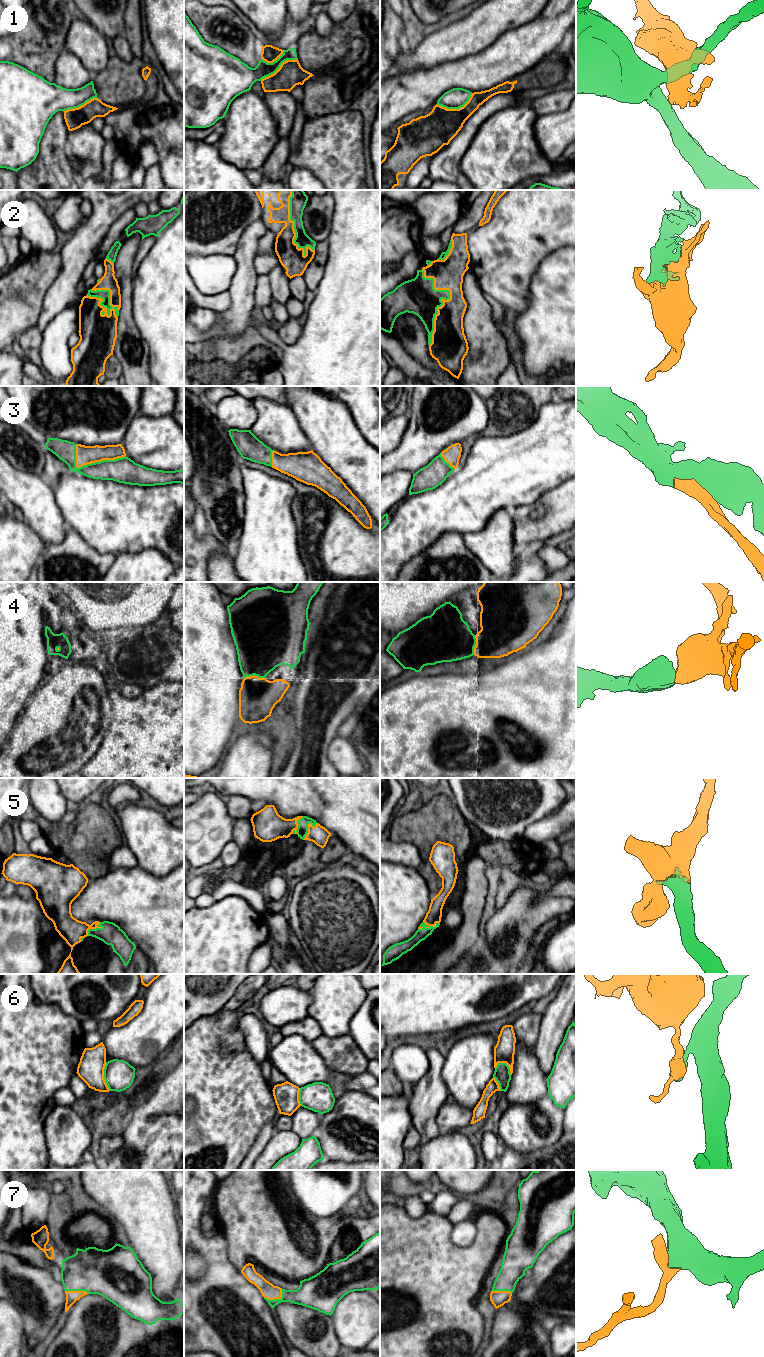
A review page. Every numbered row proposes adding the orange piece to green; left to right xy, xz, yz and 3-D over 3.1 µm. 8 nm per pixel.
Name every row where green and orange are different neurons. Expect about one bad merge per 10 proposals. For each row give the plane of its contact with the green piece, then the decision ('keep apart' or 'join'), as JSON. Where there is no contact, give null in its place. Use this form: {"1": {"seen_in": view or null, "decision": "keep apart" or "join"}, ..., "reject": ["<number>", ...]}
{"1": {"seen_in": "yz", "decision": "keep apart"}, "2": {"seen_in": "yz", "decision": "join"}, "3": {"seen_in": "xy", "decision": "join"}, "4": {"seen_in": "xz", "decision": "join"}, "5": {"seen_in": "yz", "decision": "join"}, "6": {"seen_in": "xy", "decision": "keep apart"}, "7": {"seen_in": "xz", "decision": "join"}, "reject": ["1", "6"]}

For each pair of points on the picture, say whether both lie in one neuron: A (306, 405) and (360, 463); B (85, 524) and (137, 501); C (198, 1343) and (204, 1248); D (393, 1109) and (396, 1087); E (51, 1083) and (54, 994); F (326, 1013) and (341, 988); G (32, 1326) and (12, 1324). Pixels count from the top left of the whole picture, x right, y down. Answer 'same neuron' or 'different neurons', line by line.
A: same neuron
B: same neuron
C: same neuron
D: different neurons
E: different neurons
F: same neuron
G: different neurons

